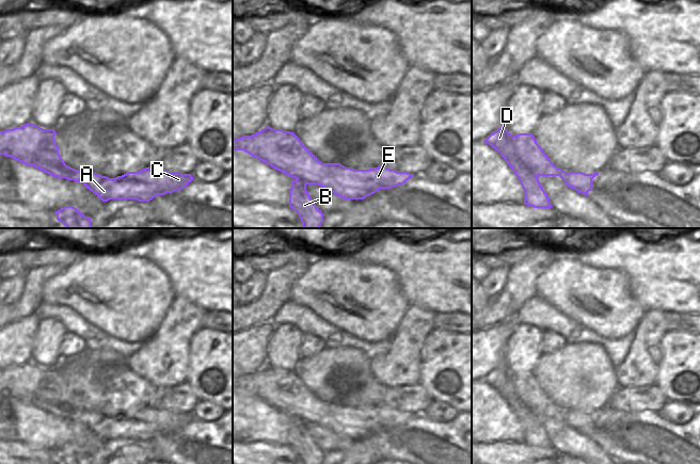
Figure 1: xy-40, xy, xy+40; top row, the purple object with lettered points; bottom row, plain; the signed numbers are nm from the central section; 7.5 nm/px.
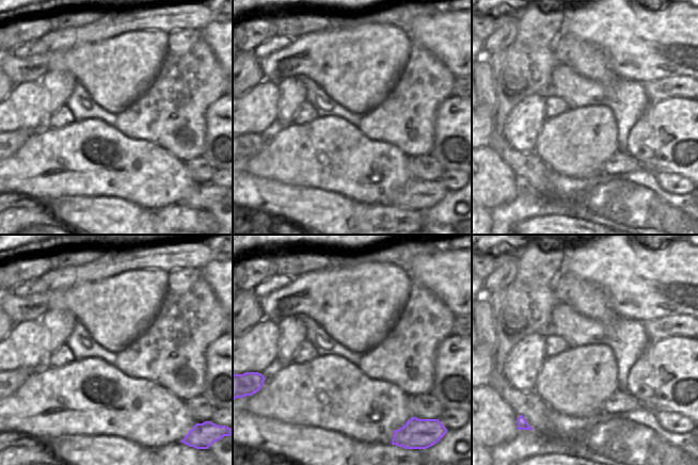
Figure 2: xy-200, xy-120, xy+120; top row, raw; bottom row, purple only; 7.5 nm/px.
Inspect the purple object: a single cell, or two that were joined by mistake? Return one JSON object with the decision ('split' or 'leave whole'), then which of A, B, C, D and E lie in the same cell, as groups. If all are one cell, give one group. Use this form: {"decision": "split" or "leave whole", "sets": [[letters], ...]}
{"decision": "split", "sets": [["A", "C", "D", "E"], ["B"]]}

